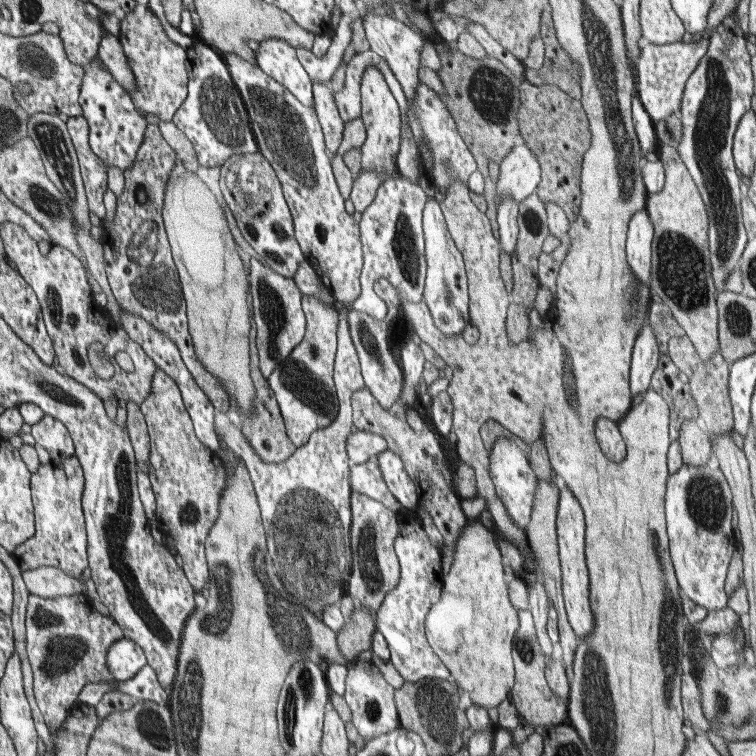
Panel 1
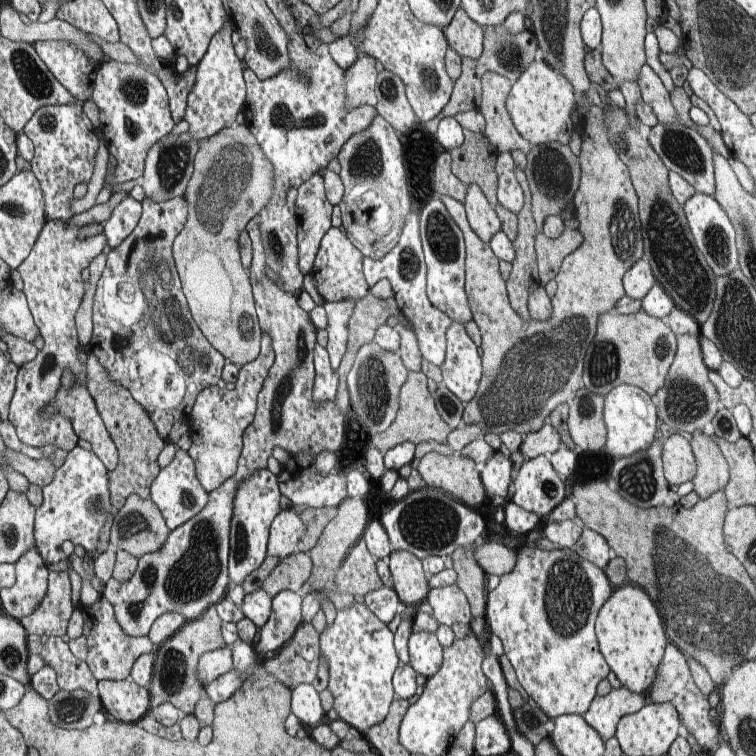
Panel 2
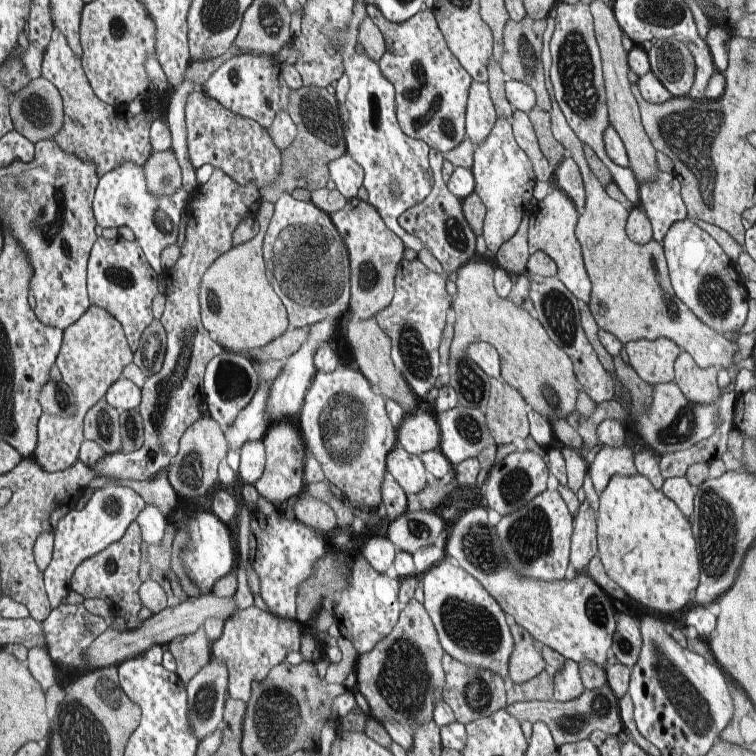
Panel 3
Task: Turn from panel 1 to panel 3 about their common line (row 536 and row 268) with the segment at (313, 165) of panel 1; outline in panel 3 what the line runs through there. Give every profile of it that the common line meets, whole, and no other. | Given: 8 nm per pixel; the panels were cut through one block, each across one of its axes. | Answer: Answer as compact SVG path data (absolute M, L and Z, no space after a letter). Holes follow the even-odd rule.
M288 193L282 194L274 203L275 209L264 240L265 265L274 290L281 295L291 310L292 328L310 327L323 319L340 320L346 310L350 311L353 298L353 266L350 262L350 250L334 227L332 215L322 212L312 201L300 201Z

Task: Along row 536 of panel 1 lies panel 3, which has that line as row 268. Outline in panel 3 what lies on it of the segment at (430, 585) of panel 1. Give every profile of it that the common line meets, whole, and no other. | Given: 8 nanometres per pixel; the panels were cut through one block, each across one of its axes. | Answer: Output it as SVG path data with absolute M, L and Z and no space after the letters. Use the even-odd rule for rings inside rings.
M418 257L413 260L402 258L397 266L395 296L384 310L374 316L390 337L393 363L418 398L424 399L438 380L438 344L442 340L450 308L446 296L446 280L440 274L428 270Z

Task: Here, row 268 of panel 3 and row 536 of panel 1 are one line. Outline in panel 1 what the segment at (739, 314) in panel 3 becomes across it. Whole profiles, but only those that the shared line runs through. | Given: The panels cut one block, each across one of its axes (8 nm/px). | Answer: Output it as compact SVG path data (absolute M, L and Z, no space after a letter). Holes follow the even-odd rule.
M714 460L706 466L683 465L678 472L669 474L666 486L665 517L669 551L679 587L691 601L708 612L724 609L729 601L725 591L725 578L732 555L739 544L732 531L735 506L727 478Z

